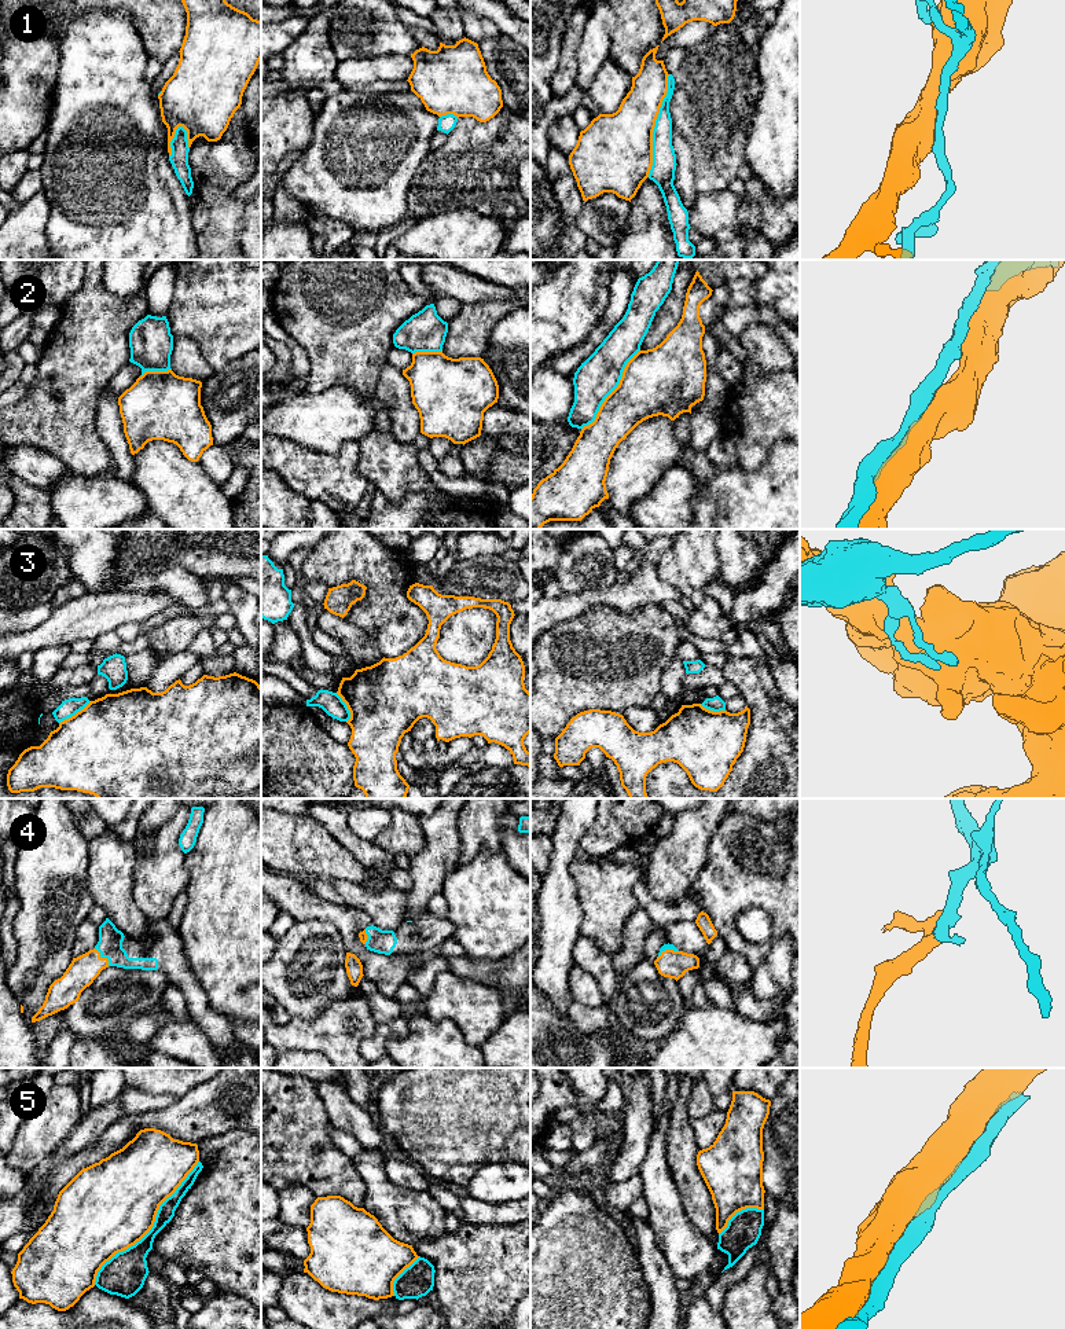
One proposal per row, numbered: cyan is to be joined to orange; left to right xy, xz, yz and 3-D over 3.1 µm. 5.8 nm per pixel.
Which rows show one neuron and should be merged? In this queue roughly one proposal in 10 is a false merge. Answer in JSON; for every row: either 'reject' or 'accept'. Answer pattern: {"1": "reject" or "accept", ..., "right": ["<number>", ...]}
{"1": "accept", "2": "accept", "3": "accept", "4": "accept", "5": "accept", "right": ["1", "2", "3", "4", "5"]}

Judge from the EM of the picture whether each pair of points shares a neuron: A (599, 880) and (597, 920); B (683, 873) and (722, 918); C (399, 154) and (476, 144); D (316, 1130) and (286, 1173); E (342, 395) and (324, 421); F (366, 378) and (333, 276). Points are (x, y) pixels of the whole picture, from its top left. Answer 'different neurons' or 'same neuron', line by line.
A: same neuron
B: different neurons
C: different neurons
D: same neuron
E: same neuron
F: same neuron

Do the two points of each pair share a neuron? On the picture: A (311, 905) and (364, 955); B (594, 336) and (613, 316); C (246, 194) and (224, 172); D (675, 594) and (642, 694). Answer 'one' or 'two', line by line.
A: one
B: one
C: two
D: two

